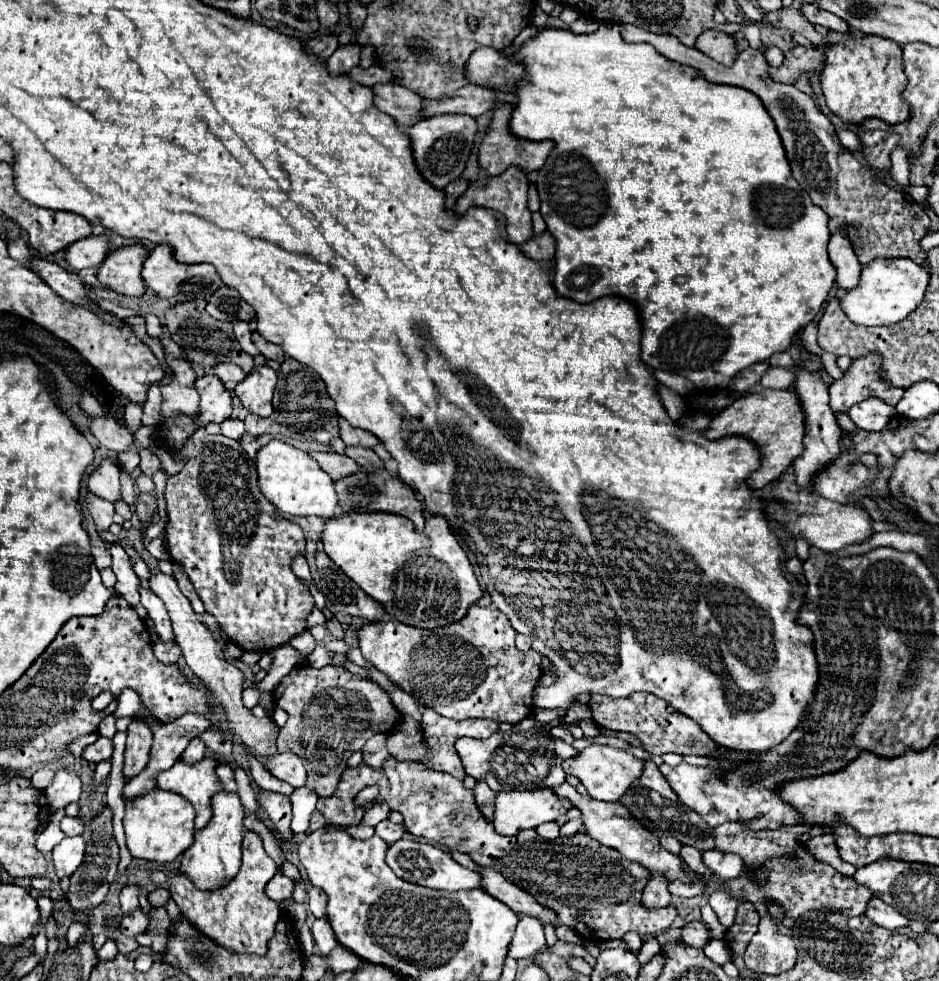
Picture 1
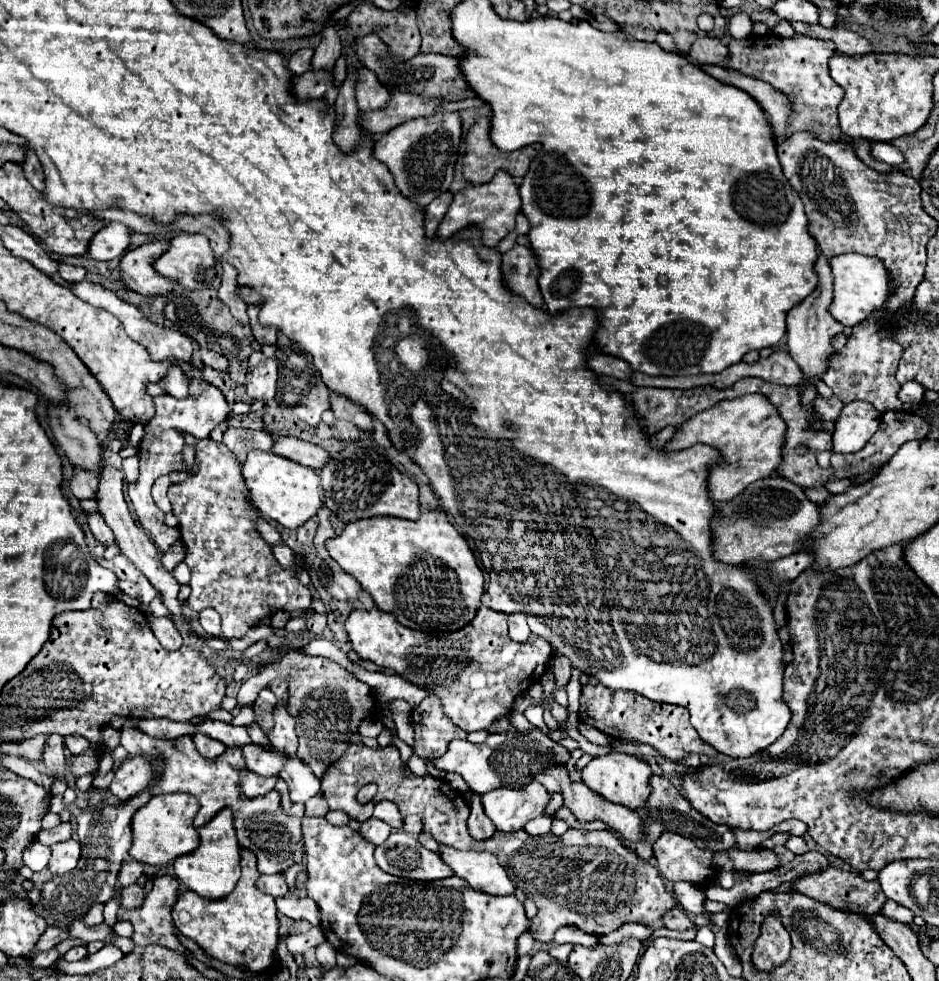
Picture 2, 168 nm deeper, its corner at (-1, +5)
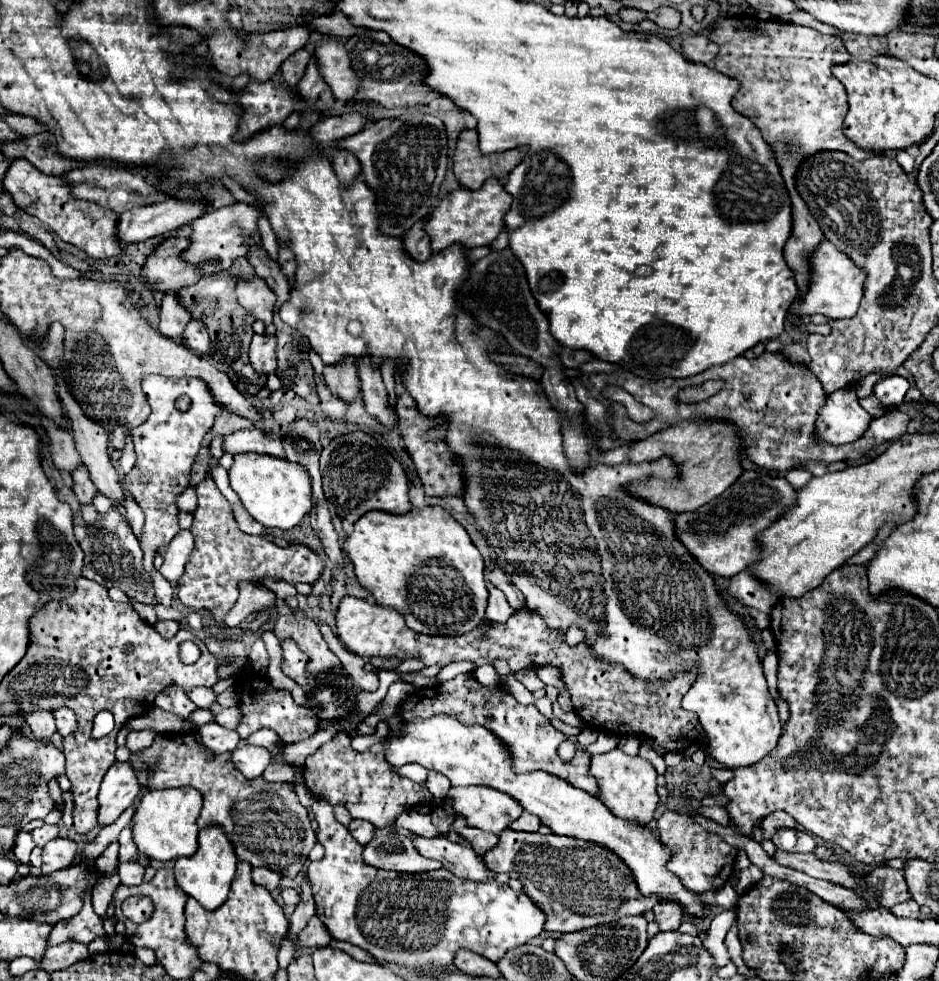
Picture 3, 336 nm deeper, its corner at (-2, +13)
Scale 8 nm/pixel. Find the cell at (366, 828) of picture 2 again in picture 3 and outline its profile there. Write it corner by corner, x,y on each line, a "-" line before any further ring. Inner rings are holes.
356,819
348,825
348,829
356,837
356,841
362,843
362,845
366,845
368,841
372,841
374,831
376,831
376,827
374,825
368,825
368,821
356,821

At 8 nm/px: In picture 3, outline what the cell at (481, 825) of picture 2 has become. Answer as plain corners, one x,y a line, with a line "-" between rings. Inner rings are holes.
466,827
462,831
462,837
466,837
472,845
472,849
478,853
478,855
484,855
484,851
492,849
496,843
498,843
498,835
494,833
484,833
482,829
472,829
472,827

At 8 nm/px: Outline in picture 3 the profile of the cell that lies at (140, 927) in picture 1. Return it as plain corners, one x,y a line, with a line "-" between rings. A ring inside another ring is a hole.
120,863
118,877
122,885
140,885
144,881
144,867
140,863

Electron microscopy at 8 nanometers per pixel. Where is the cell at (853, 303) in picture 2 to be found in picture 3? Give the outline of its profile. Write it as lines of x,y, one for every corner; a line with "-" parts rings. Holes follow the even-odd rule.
822,241
820,249
814,251
812,255
812,283
808,293
800,299
800,303
792,305
796,307
794,311
798,315
826,315
828,319
844,319
844,317
854,317
858,307
860,307
860,299
864,295
864,281
866,281
866,273
864,269
860,269
848,255
840,253
830,241

